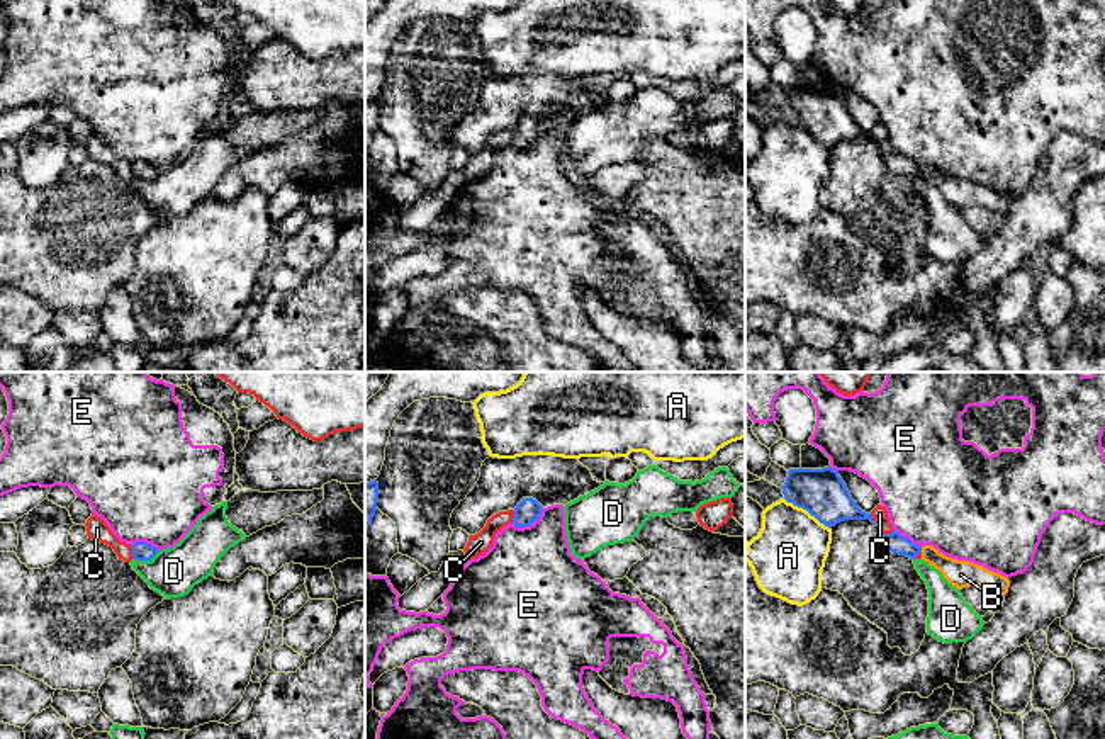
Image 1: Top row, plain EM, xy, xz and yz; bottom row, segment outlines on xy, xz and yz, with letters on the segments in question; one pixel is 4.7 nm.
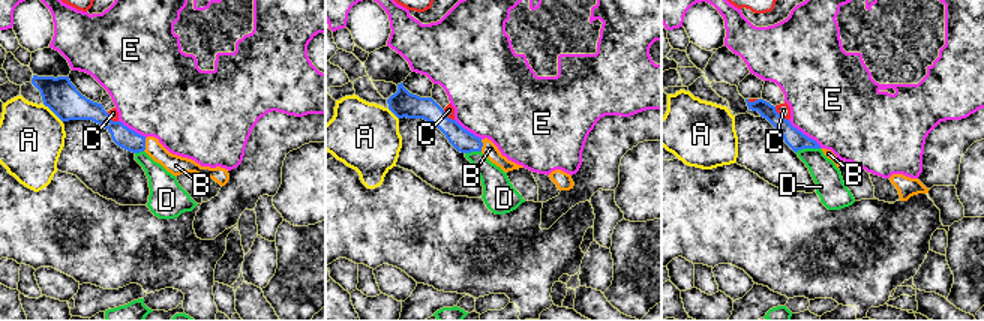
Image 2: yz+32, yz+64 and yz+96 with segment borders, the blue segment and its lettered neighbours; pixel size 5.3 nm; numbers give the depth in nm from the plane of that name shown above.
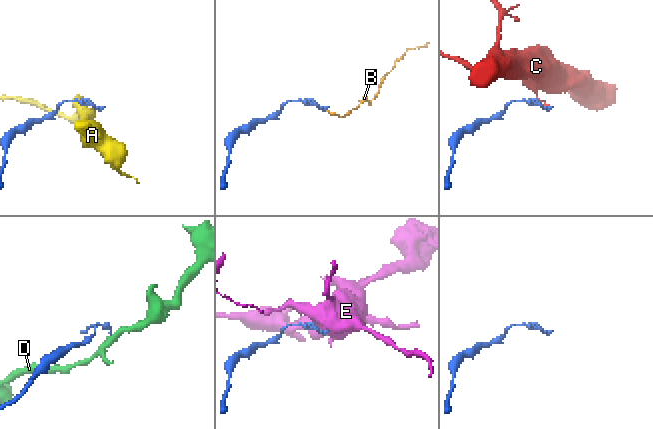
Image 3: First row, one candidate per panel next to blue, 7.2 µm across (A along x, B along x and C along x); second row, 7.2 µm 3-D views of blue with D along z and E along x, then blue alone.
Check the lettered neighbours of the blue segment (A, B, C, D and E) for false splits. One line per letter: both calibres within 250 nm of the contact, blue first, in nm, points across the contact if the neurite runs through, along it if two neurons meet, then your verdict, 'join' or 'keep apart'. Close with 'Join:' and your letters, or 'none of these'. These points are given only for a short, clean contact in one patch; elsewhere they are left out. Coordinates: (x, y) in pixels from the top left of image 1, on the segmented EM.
A: calibres 220 and 360 nm; keep apart
B: calibres 90 and 130 nm; way yz (898, 544), (920, 551), (961, 575); join
C: calibres 90 and 100 nm; border xy (131, 546), (134, 558); keep apart
D: calibres 90 and 220 nm; border xy (160, 551), (150, 559), (134, 559); keep apart
E: calibres 120 and 460 nm; keep apart
Join: B

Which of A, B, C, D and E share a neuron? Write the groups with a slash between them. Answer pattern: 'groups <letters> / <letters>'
groups A / B / C / D / E

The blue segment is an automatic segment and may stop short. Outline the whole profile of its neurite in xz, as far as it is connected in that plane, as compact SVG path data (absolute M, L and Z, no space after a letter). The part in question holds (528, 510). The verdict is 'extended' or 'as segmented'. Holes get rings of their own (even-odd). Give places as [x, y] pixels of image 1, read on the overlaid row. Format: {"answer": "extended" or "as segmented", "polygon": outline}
{"answer": "as segmented", "polygon": "M523 498L518 506L514 508L514 527L530 527L533 522L536 522L541 515L543 506L533 499L533 498Z"}

